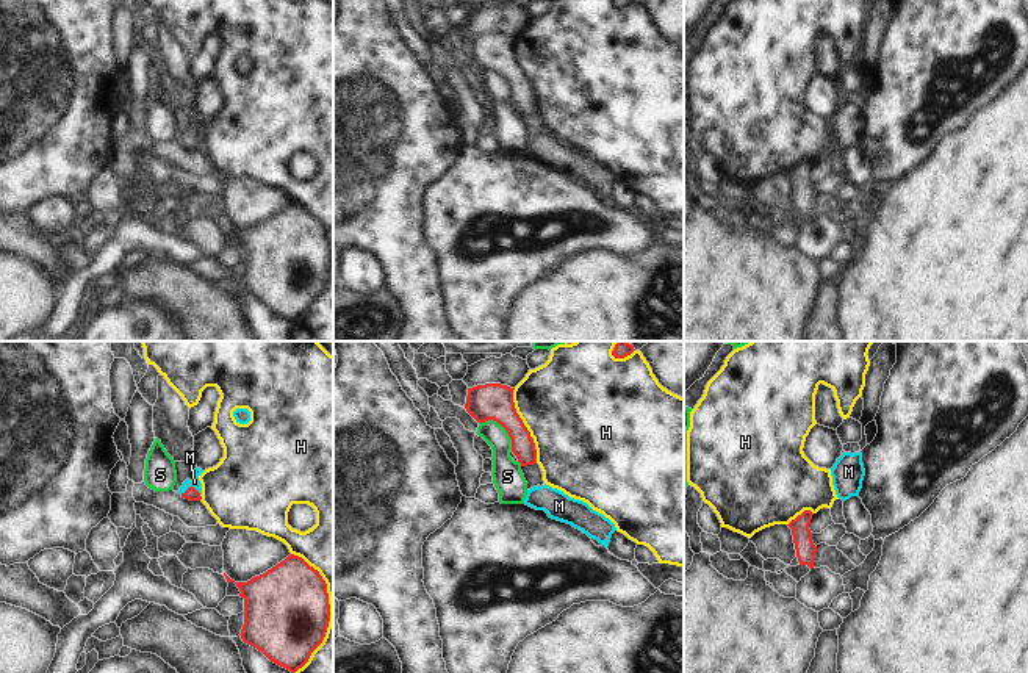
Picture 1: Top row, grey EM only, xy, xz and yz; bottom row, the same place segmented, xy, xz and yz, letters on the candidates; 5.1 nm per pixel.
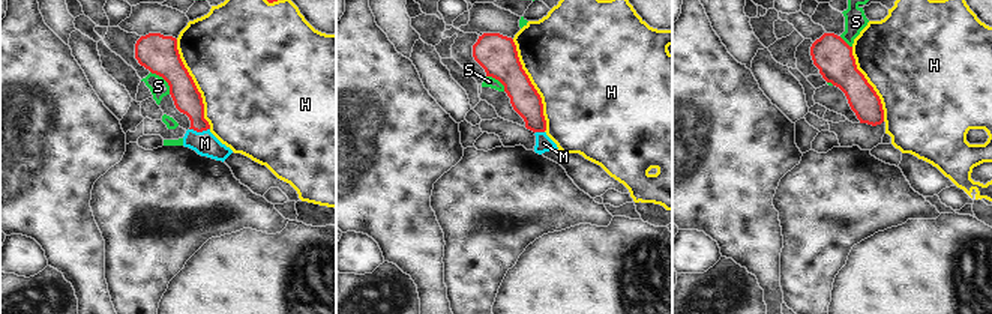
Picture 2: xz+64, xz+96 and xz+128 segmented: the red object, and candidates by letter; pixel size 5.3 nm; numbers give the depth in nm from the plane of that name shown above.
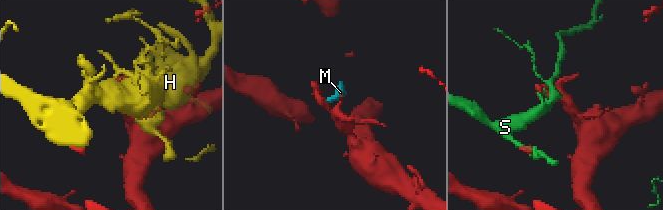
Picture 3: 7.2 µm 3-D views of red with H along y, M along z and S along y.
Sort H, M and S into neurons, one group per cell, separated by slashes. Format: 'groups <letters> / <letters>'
groups H / M / S

